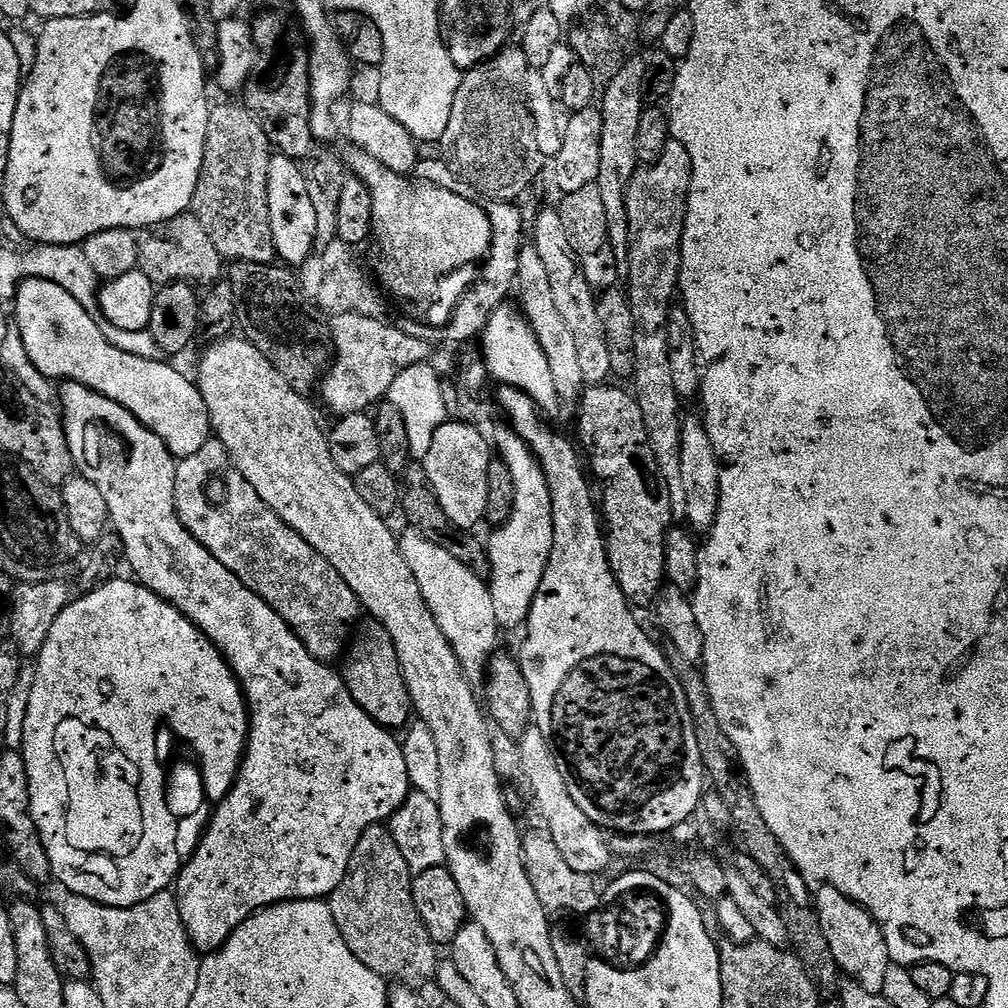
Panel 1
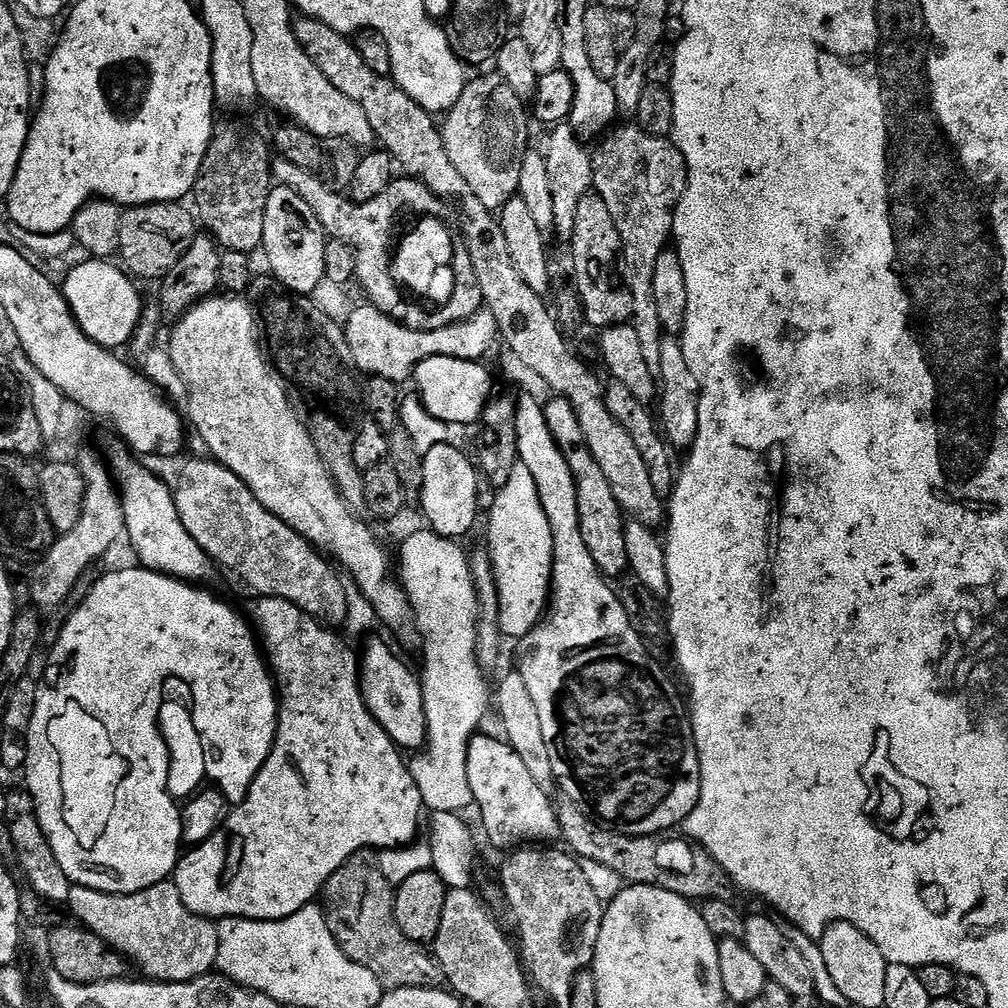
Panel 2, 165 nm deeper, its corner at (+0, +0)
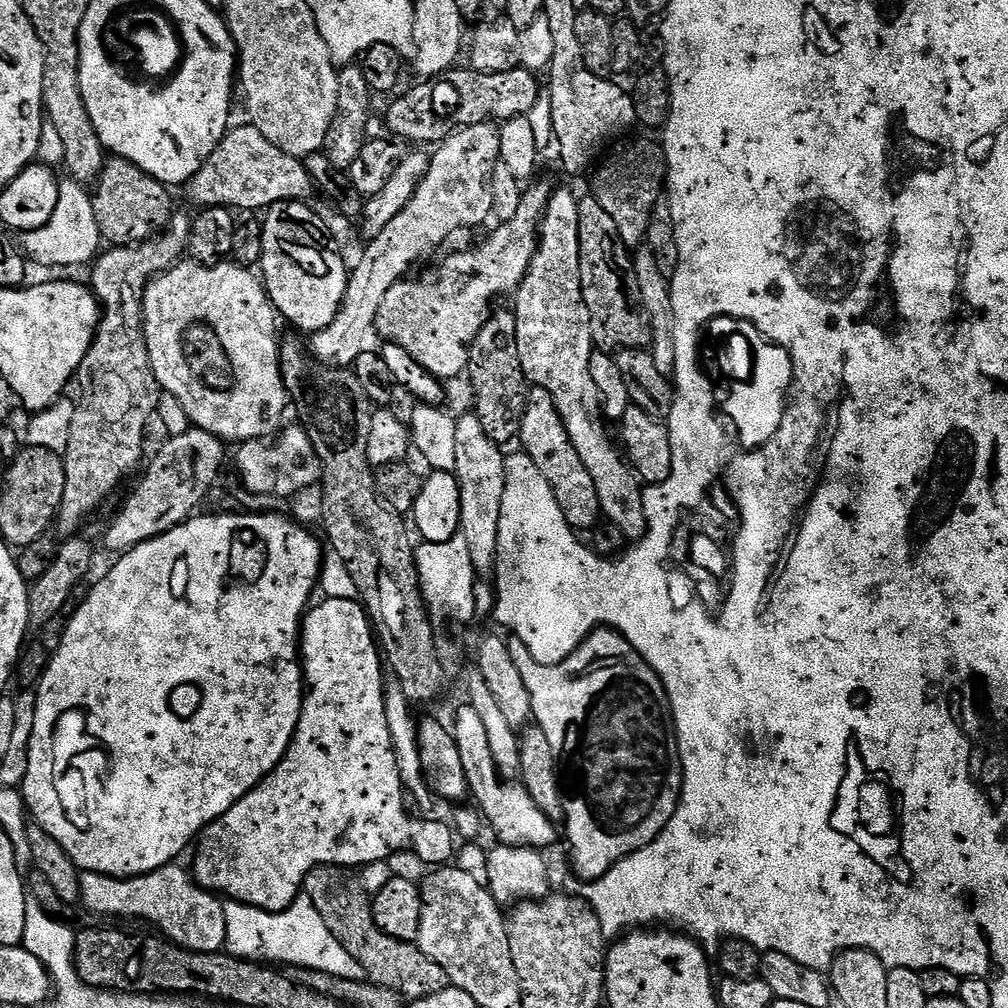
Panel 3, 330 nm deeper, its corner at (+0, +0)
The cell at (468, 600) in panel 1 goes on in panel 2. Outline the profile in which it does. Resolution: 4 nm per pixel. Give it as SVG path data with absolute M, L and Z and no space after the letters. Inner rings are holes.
M423 530L424 532L416 532L413 534L413 536L408 536L404 540L404 545L400 548L400 568L398 564L398 579L401 584L404 586L405 592L408 594L408 601L410 602L410 606L412 607L412 615L416 618L416 627L420 629L420 638L422 641L422 653L424 652L424 672L422 671L422 683L424 686L424 705L426 706L426 722L428 723L428 743L426 745L426 749L423 751L423 753L415 755L410 762L410 769L412 771L412 776L414 778L414 783L416 786L418 786L418 792L421 794L421 802L423 804L423 807L427 809L429 813L434 813L438 811L450 811L450 812L457 812L457 813L463 813L463 808L472 808L473 807L473 799L471 794L471 788L470 788L470 779L467 777L467 750L470 746L470 742L477 733L481 731L482 726L480 726L480 723L484 720L484 715L487 714L488 708L490 712L490 705L493 703L494 696L493 693L490 691L490 684L488 688L488 684L486 681L484 681L484 676L486 676L485 669L481 668L480 663L478 662L478 658L476 657L476 623L480 621L480 607L478 606L478 598L476 597L476 591L474 590L474 582L472 581L472 566L470 563L470 556L469 553L466 551L463 552L462 549L459 548L457 541L455 539L446 537L446 536L439 536L438 533L431 531L431 530Z

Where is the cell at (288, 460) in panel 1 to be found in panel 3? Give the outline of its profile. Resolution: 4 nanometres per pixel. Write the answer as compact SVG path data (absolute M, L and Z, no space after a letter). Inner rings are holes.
M181 262L174 265L169 272L161 272L144 291L144 337L150 354L150 366L156 375L157 384L163 391L174 394L178 402L182 402L189 421L195 427L206 430L225 442L264 440L279 433L285 427L284 415L287 414L288 408L290 412L290 397L287 390L284 389L284 379L280 373L280 340L278 335L276 336L276 320L278 321L278 313L272 307L272 301L269 300L267 291L258 279L257 273L241 268L235 262L221 262L211 266L195 262Z

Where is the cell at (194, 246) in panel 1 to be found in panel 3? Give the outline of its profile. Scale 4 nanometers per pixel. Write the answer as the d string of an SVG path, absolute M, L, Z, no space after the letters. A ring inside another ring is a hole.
M112 158L104 165L91 193L94 218L101 237L109 245L141 244L167 228L174 215L169 185L158 182L134 162Z

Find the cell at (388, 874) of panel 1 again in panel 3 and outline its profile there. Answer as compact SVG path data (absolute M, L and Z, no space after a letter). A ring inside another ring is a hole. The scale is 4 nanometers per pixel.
M334 864L315 868L304 879L303 891L313 900L334 938L362 966L371 983L386 986L409 1001L430 998L430 994L442 994L442 990L450 987L446 970L442 970L438 962L426 958L415 943L390 938L390 934L378 930L378 922L374 922L372 913L372 896L353 869Z

